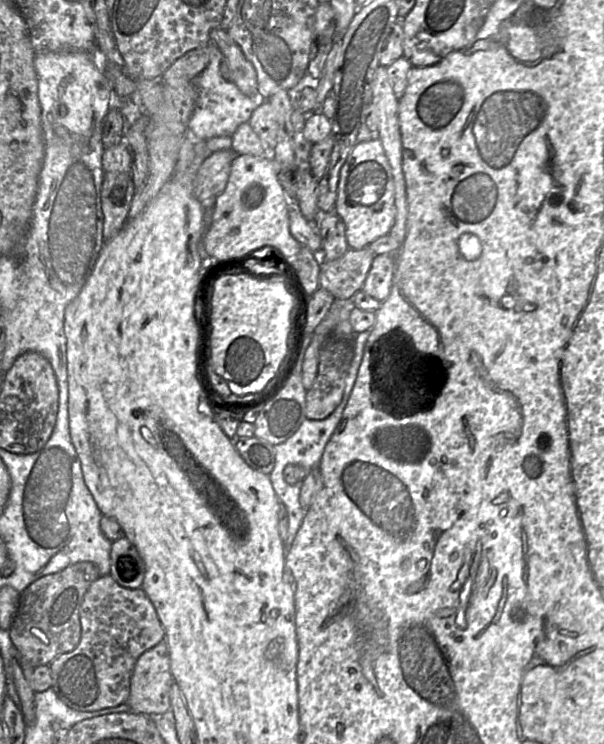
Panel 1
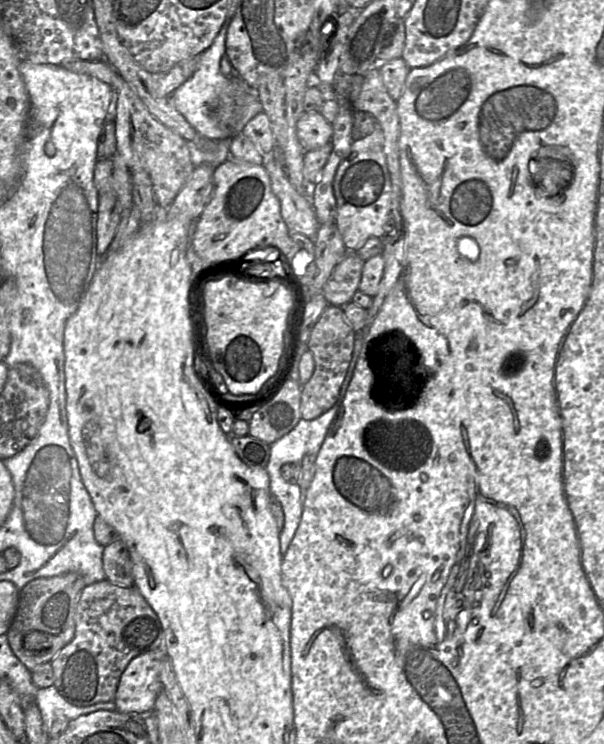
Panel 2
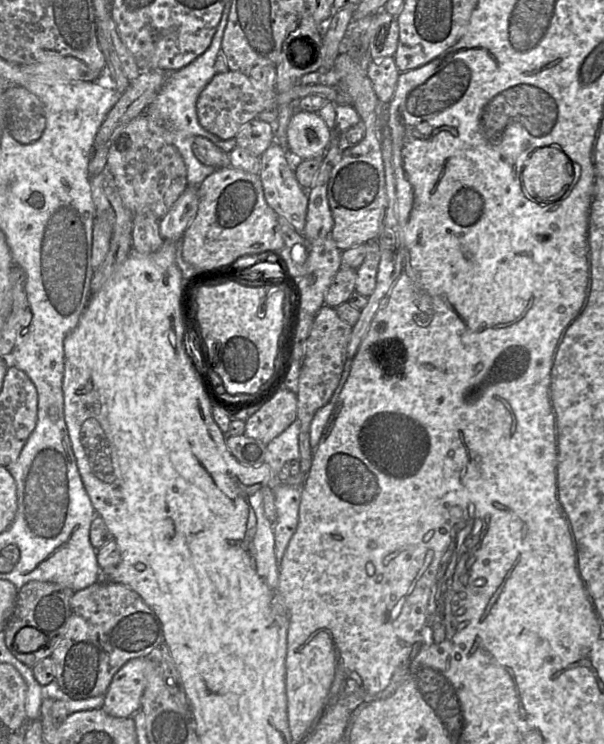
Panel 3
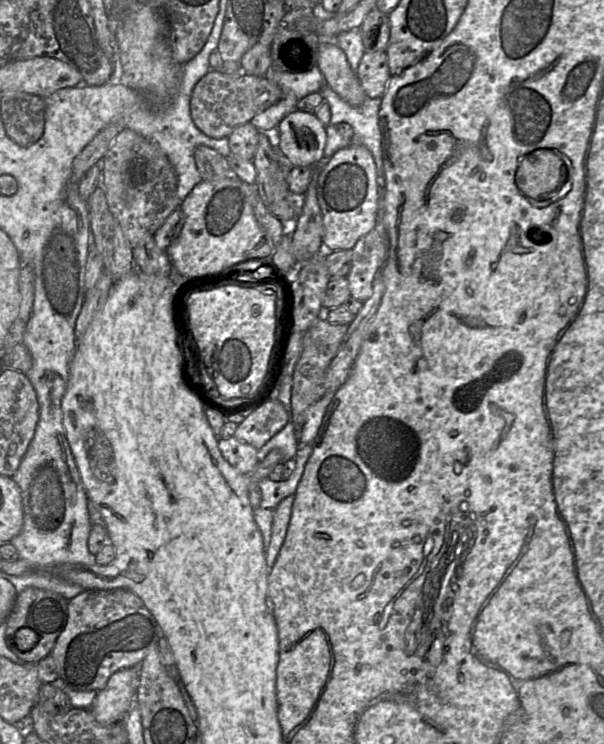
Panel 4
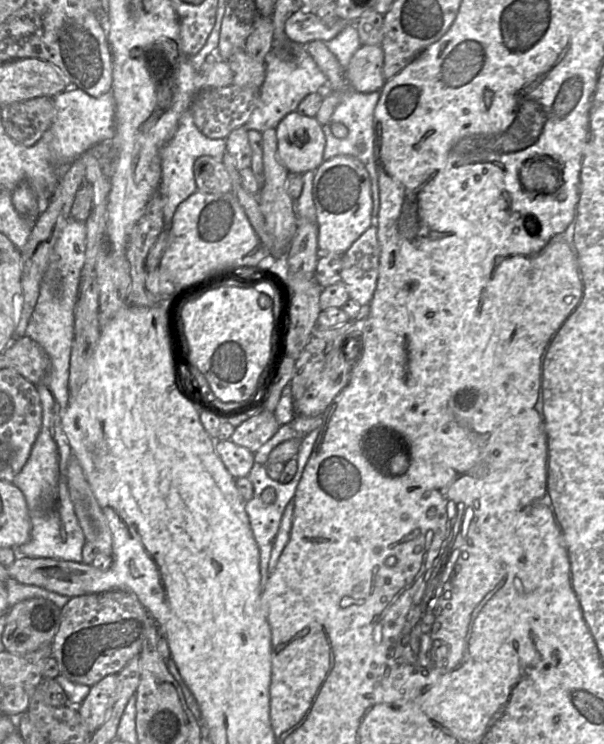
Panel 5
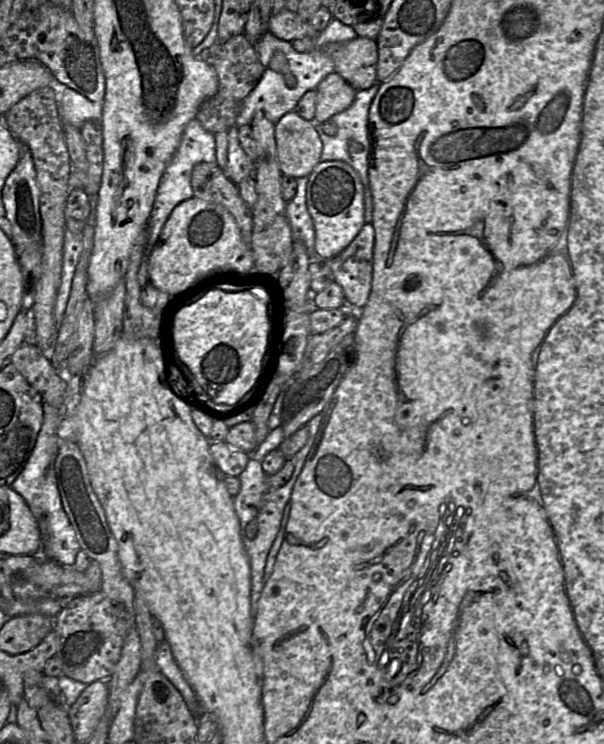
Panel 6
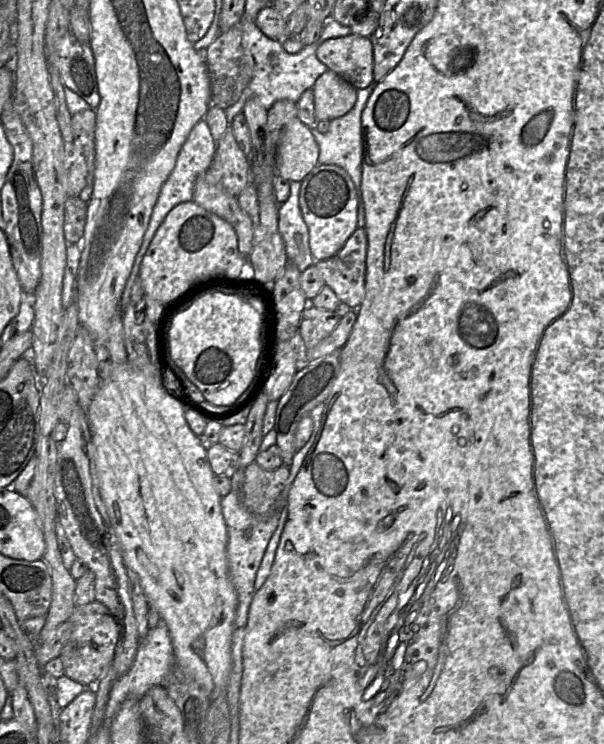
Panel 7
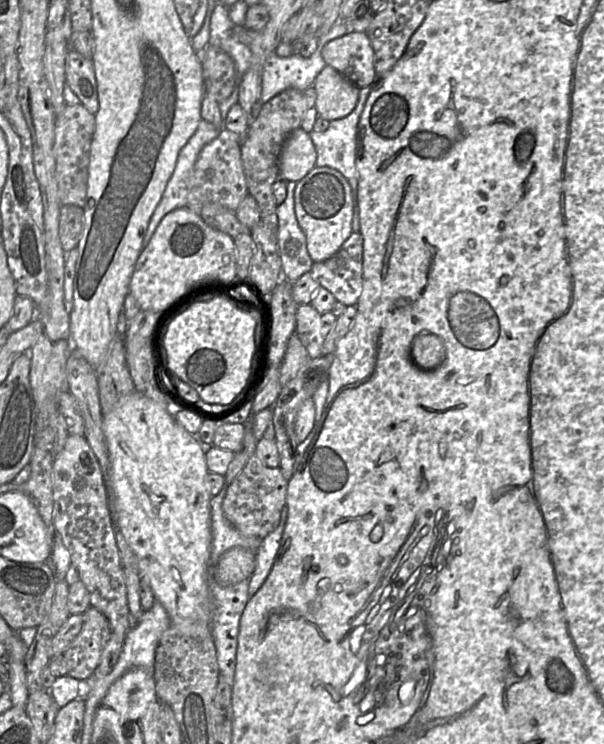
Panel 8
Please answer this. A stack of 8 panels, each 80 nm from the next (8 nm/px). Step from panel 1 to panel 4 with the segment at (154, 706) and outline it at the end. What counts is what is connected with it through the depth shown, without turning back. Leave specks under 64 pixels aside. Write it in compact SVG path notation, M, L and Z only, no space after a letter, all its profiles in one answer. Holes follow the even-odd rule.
M139 668L117 671L106 686L97 692L90 712L101 725L112 725L125 718L135 704L139 685Z

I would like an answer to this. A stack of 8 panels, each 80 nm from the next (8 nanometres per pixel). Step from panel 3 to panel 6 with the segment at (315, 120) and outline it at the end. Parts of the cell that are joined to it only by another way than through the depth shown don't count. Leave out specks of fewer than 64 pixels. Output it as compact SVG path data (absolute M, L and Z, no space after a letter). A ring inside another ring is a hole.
M290 111L275 124L275 139L282 175L309 177L321 161L323 147L315 122L307 121L295 111Z

